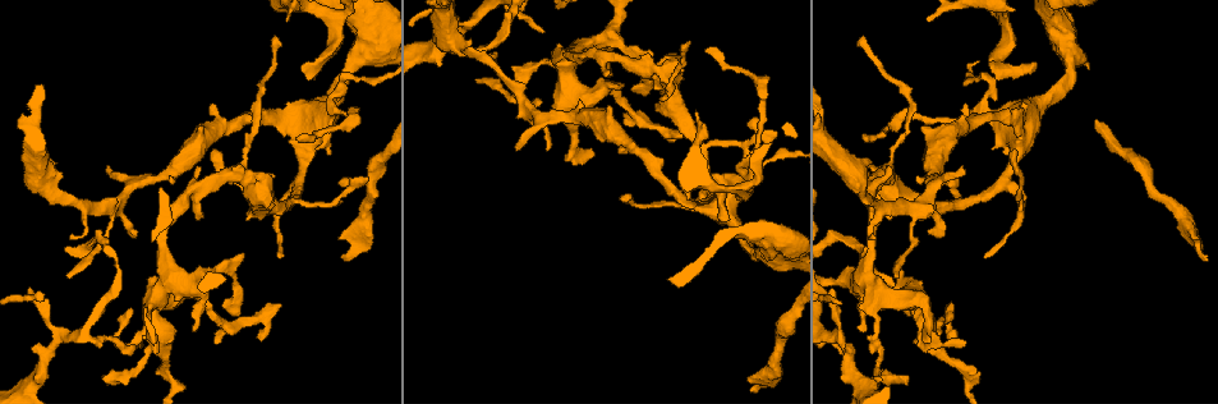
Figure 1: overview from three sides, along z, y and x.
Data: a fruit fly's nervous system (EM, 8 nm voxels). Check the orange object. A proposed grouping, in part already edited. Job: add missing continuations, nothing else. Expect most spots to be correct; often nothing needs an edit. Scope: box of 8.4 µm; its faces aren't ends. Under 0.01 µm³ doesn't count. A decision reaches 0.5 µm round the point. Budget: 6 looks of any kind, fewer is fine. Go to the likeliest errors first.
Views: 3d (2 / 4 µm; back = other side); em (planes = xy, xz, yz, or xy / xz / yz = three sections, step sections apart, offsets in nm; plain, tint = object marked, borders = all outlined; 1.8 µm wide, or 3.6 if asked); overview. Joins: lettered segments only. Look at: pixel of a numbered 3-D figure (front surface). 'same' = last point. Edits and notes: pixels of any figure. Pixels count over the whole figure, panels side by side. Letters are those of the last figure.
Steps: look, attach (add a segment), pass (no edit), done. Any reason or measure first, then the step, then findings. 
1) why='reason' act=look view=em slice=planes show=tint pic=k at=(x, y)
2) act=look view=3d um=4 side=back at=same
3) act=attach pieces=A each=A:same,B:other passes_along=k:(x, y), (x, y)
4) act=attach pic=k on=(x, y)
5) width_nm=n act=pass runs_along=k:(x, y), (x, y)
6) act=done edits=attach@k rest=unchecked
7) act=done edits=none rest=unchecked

why='free end' act=look view=em slice=yz step=8 show=borders pic=1 at=(929, 20)

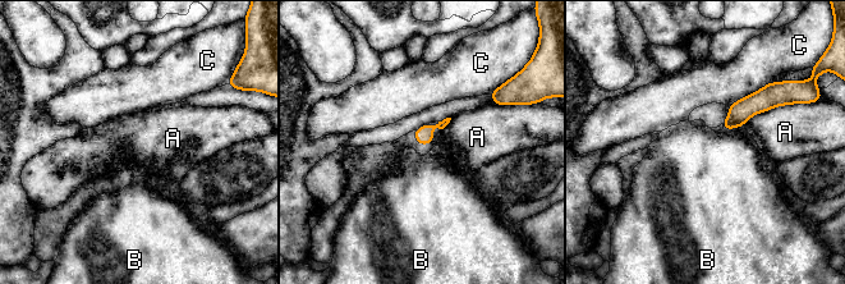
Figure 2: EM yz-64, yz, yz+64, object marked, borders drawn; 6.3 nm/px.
why='another direction' act=look view=em slice=planes show=borders at=same

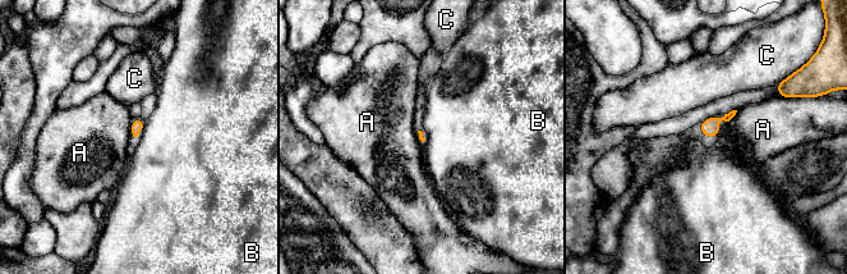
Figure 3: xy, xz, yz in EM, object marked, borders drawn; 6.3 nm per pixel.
longest_contact=A:100nm act=pass each=A:other,B:other,C:other border=3:(737, 110), (728, 122) found='no lettered segment goes on from it'

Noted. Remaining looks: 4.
why='branch stops here' act=look view=3d um=2 pic=1 at=(724, 219)

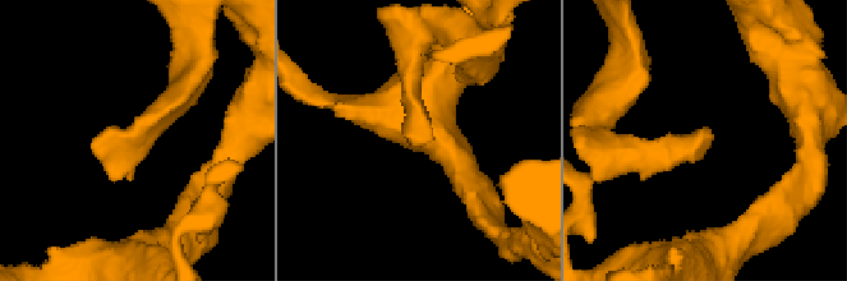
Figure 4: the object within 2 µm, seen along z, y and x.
act=look view=em slice=planes show=borders pic=4 at=(708, 128)

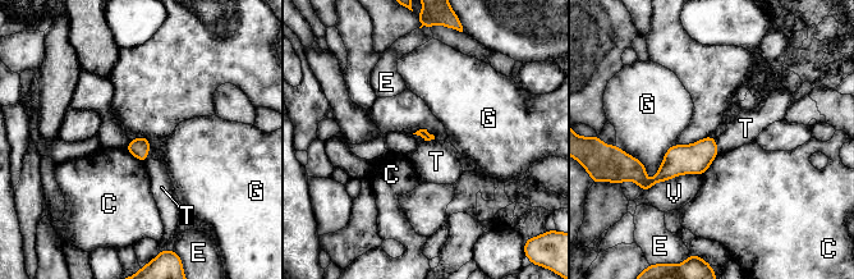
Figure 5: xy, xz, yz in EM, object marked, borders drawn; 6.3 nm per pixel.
act=pass each=C:other,E:other,G:other,T:other,V:other border=5:(150, 140), (150, 151), (143, 161) found='no lettered segment goes on from it'

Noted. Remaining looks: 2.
why='end of a long branch' act=look view=3d um=4 side=back pic=1 at=(864, 248)

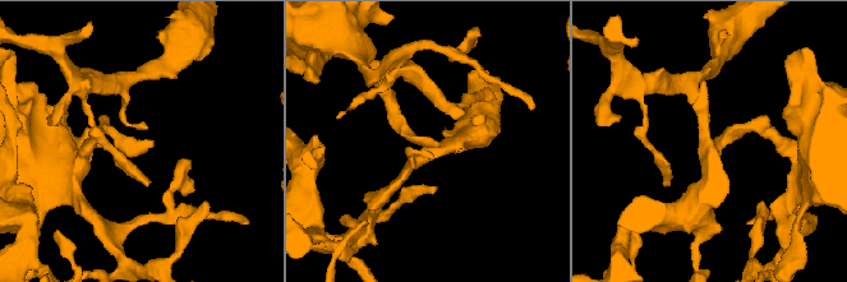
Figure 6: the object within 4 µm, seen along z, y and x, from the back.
why='need the tissue' act=look view=em slice=planes show=borders pic=6 at=(440, 146)

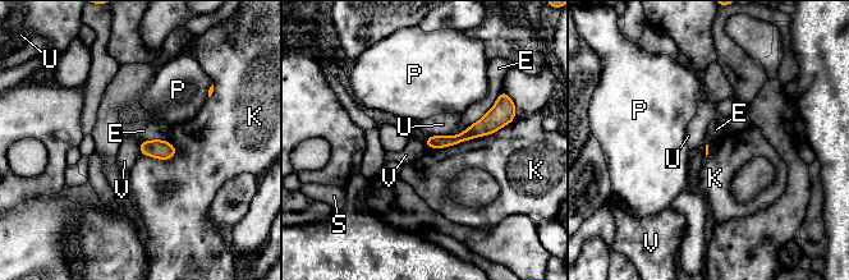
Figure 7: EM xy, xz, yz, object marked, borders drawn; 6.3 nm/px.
act=pass each=E:other,K:other,P:other,S:other,U:other,V:other runs_along=7:(499, 124), (428, 141) found='none of them fits'

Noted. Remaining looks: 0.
act=done edits=none rest=unchecked

